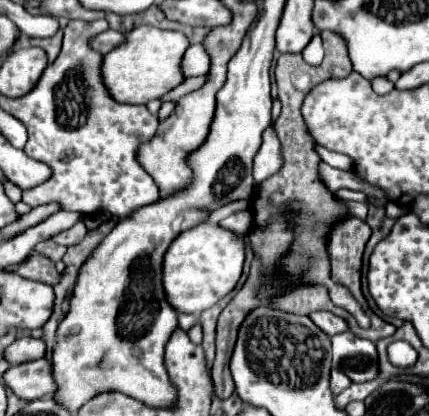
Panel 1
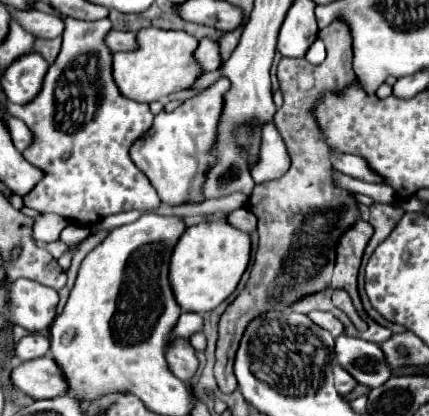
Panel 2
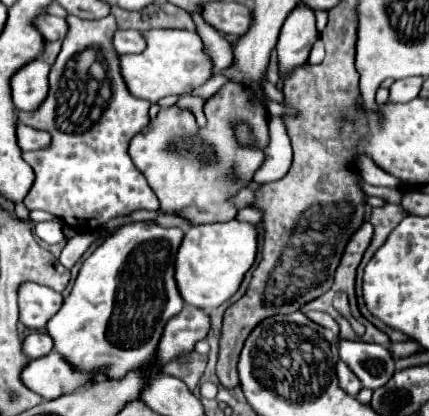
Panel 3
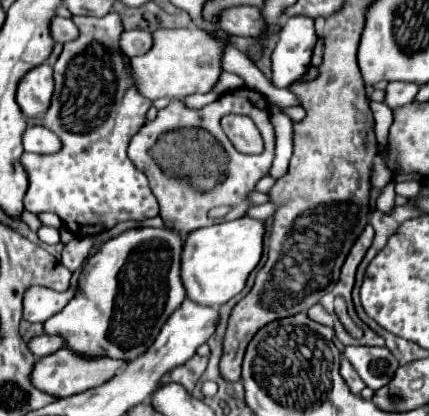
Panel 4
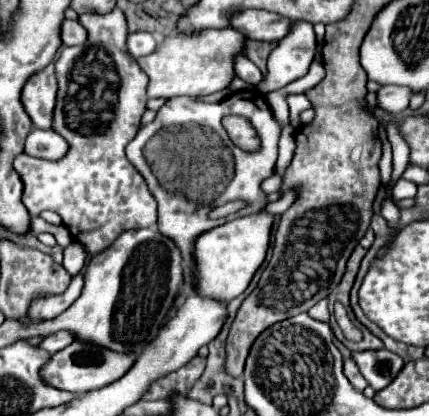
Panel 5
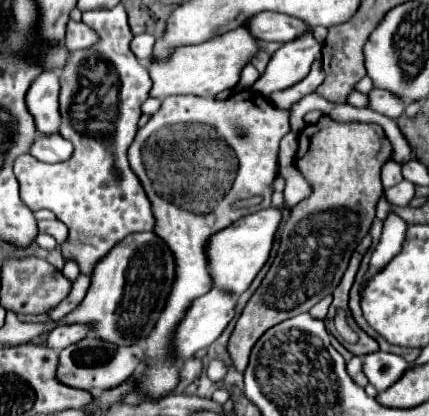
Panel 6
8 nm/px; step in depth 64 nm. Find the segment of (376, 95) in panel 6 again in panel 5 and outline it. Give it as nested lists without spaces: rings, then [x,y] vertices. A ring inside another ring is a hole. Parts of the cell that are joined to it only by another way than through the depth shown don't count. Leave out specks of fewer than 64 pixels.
[[[394,84],[382,86],[378,90],[378,106],[396,116],[408,108],[410,96],[412,96],[412,90],[406,86],[394,86]]]

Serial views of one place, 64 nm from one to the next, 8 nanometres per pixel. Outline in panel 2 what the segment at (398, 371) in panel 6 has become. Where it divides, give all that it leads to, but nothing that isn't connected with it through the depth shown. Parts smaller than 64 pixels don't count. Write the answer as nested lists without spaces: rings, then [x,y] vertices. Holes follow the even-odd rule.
[[[342,334],[336,338],[336,362],[358,382],[370,388],[384,384],[390,378],[390,368],[378,344]]]

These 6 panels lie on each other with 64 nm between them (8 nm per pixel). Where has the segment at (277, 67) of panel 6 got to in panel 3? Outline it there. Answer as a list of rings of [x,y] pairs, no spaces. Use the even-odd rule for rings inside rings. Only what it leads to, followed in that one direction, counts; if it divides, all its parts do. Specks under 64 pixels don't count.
[[[306,4],[296,6],[288,14],[288,18],[280,30],[278,44],[276,44],[276,52],[278,52],[278,60],[280,60],[278,88],[282,88],[282,78],[286,72],[290,72],[292,68],[304,64],[308,60],[308,54],[316,40],[318,40],[318,30],[316,30],[316,20],[314,20],[312,8],[308,8]]]

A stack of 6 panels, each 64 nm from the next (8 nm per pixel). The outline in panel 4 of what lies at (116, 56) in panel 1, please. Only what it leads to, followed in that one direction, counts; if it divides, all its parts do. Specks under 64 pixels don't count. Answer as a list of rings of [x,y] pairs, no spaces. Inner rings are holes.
[[[196,26],[182,30],[154,30],[152,48],[142,56],[130,58],[130,70],[138,92],[148,100],[164,96],[180,100],[196,92],[206,94],[220,76],[220,56],[226,38],[228,34],[222,30],[216,30],[216,36],[208,36]]]

